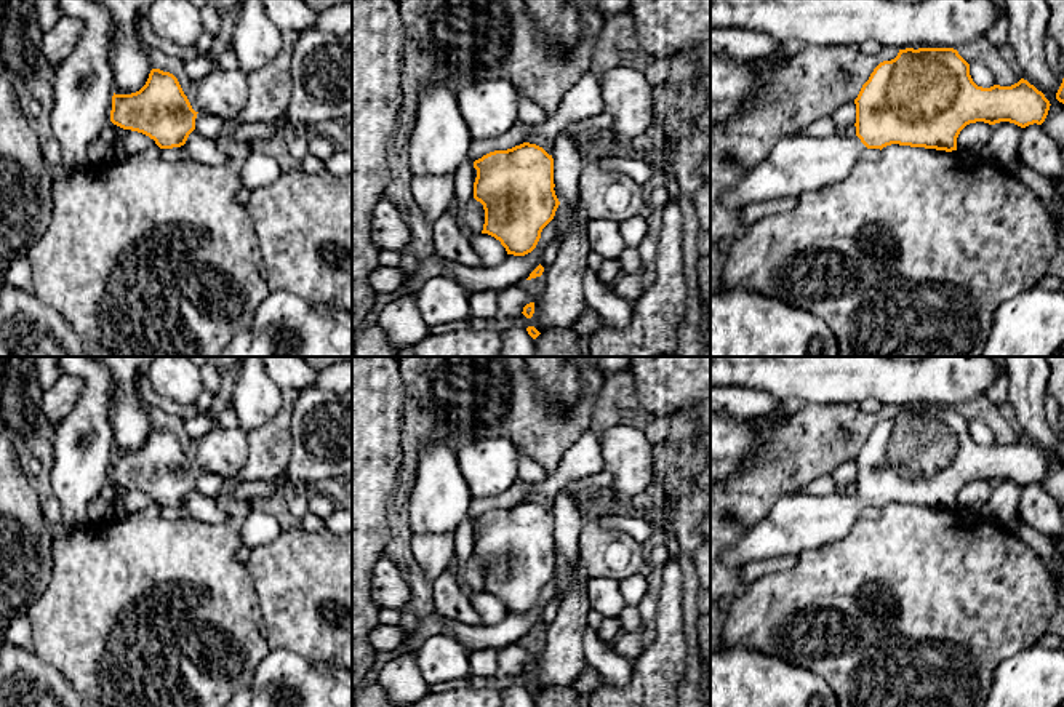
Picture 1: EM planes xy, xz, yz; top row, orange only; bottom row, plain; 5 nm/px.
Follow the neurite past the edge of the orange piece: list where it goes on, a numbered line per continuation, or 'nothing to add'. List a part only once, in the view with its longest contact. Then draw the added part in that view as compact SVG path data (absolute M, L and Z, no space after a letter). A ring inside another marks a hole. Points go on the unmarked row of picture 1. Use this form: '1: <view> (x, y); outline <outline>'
1: yz (800, 522); outline M835 491L827 496L808 493L781 497L770 513L736 544L725 547L722 565L744 565L779 555L795 555L843 539L867 505L858 494Z

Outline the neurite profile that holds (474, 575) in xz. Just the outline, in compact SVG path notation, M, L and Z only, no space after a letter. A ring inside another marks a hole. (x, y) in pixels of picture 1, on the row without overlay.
M474 555L466 565L464 581L470 592L482 592L485 582L485 568Z

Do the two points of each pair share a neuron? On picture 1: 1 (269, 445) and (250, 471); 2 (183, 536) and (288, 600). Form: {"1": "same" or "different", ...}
{"1": "same", "2": "different"}

